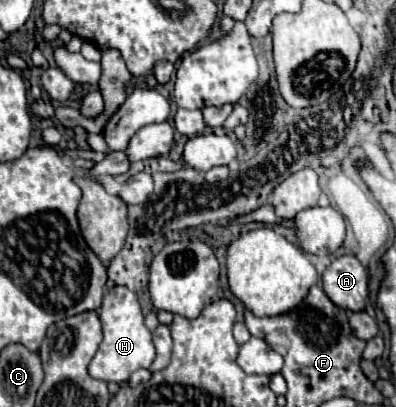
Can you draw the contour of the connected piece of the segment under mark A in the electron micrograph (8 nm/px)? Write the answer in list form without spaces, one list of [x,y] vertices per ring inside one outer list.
[[[353,254],[335,258],[321,274],[321,286],[325,294],[345,310],[365,310],[369,294],[369,274]]]

